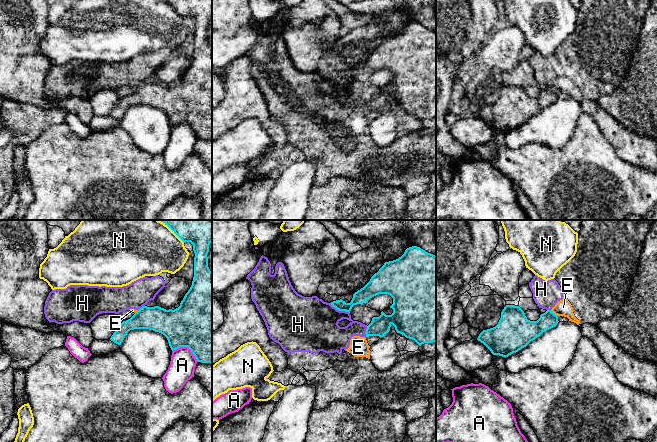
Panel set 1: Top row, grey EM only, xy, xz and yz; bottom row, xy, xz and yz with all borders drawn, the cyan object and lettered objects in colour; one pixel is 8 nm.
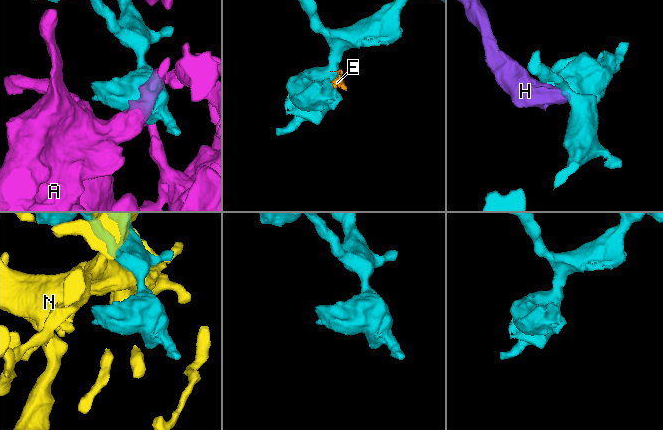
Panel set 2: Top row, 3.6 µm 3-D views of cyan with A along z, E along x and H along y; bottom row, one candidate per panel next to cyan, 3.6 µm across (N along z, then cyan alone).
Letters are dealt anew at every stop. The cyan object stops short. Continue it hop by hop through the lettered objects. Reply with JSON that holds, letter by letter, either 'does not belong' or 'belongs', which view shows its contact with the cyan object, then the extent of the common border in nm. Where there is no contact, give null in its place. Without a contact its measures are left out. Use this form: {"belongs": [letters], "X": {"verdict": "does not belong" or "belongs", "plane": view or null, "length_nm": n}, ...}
{"belongs": [], "A": {"verdict": "does not belong", "plane": "xy", "length_nm": 240}, "E": {"verdict": "does not belong", "plane": "yz", "length_nm": 80}, "H": {"verdict": "does not belong", "plane": "xz", "length_nm": 190}, "N": {"verdict": "does not belong", "plane": "xy", "length_nm": 220}}

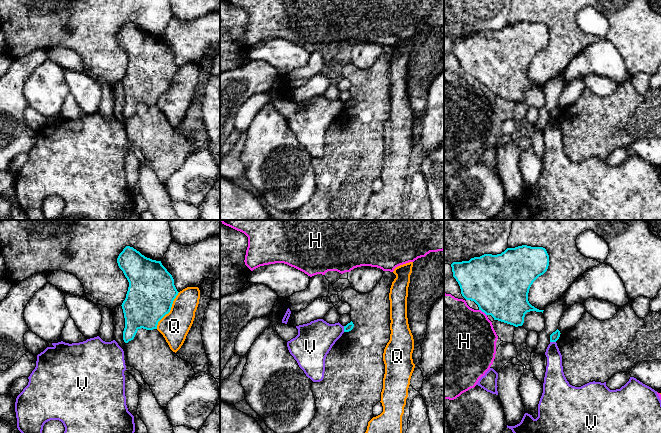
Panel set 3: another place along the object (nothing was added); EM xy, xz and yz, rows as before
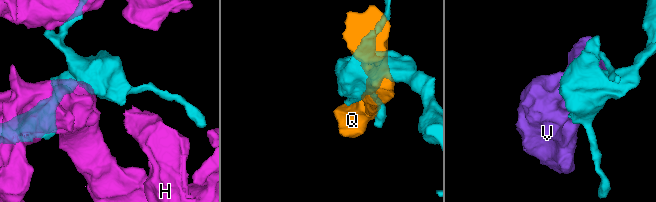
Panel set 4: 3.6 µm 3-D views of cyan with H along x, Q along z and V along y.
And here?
{"belongs": [], "H": {"verdict": "does not belong", "plane": "yz", "length_nm": 80}, "Q": {"verdict": "does not belong", "plane": "xy", "length_nm": 340}, "V": {"verdict": "does not belong", "plane": "xz", "length_nm": 50}}

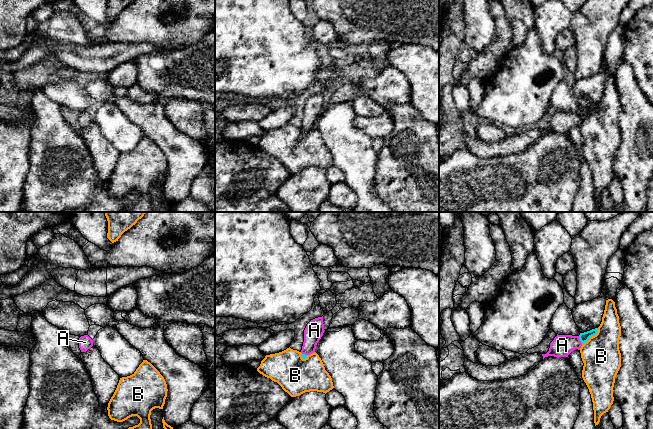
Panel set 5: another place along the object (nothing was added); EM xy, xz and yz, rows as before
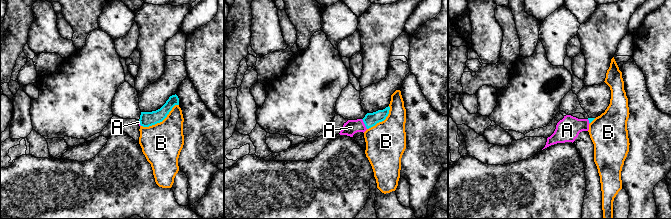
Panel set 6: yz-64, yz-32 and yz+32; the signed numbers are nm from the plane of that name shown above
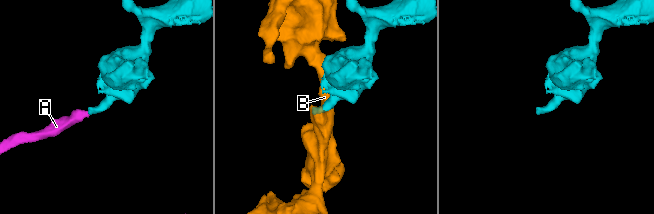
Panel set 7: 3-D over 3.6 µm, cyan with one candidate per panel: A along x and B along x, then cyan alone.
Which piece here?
{"belongs": ["A"], "A": {"verdict": "belongs", "plane": "yz", "length_nm": 70}, "B": {"verdict": "does not belong", "plane": "yz", "length_nm": 190}}

